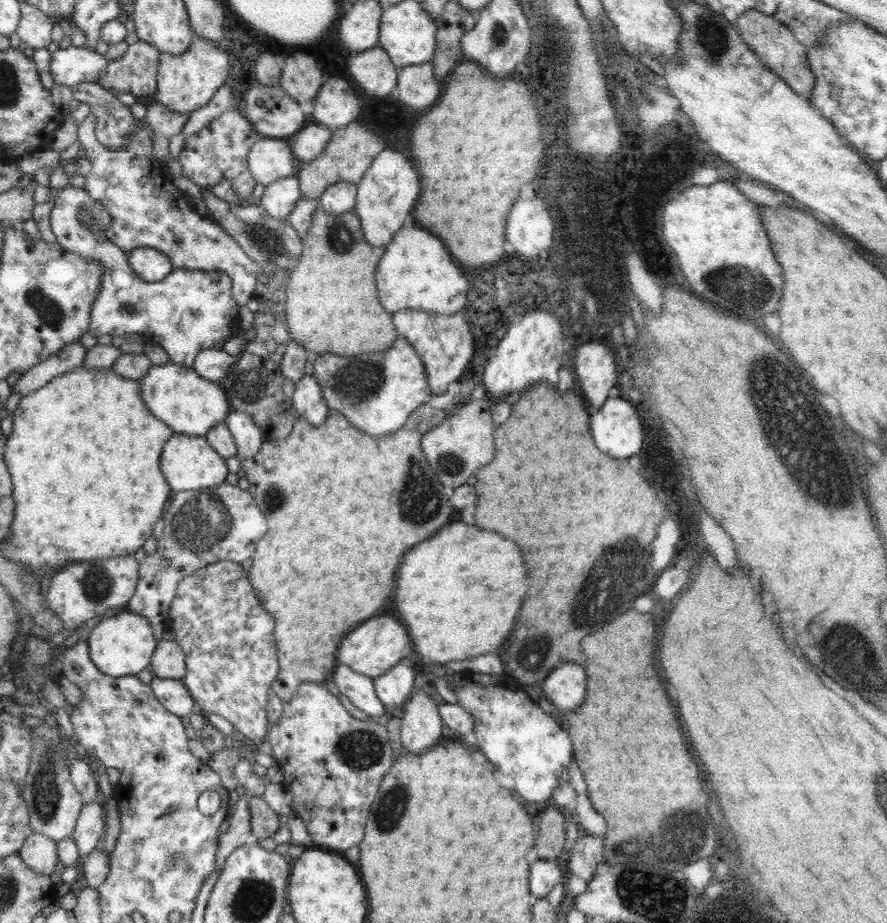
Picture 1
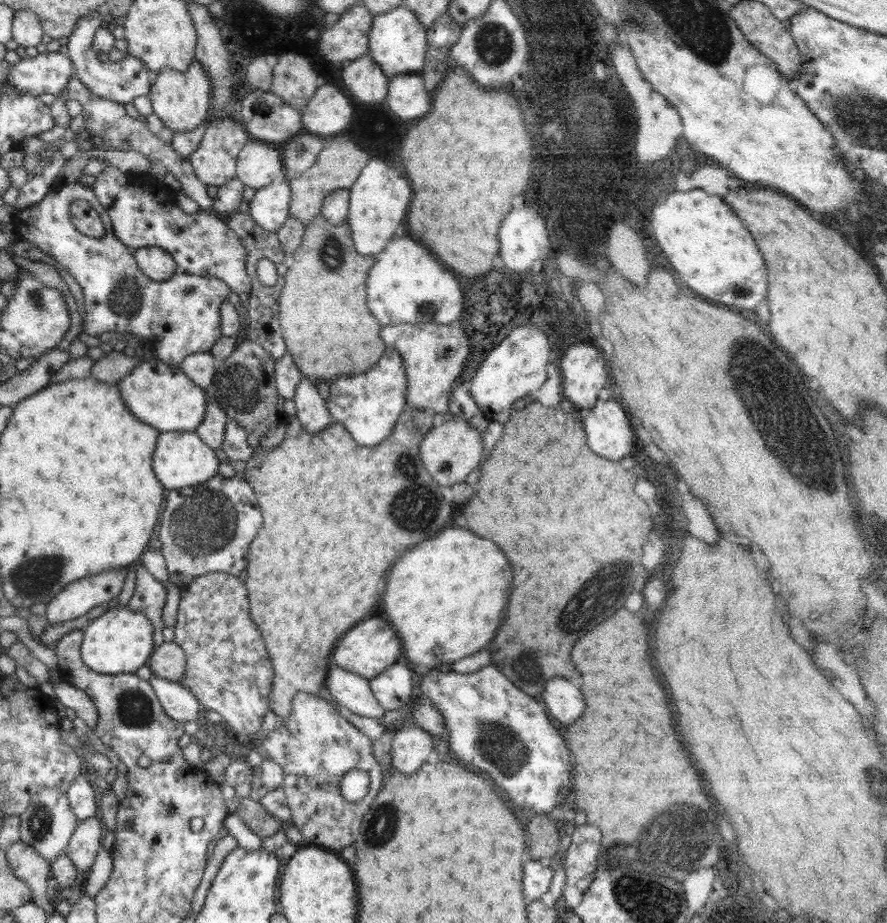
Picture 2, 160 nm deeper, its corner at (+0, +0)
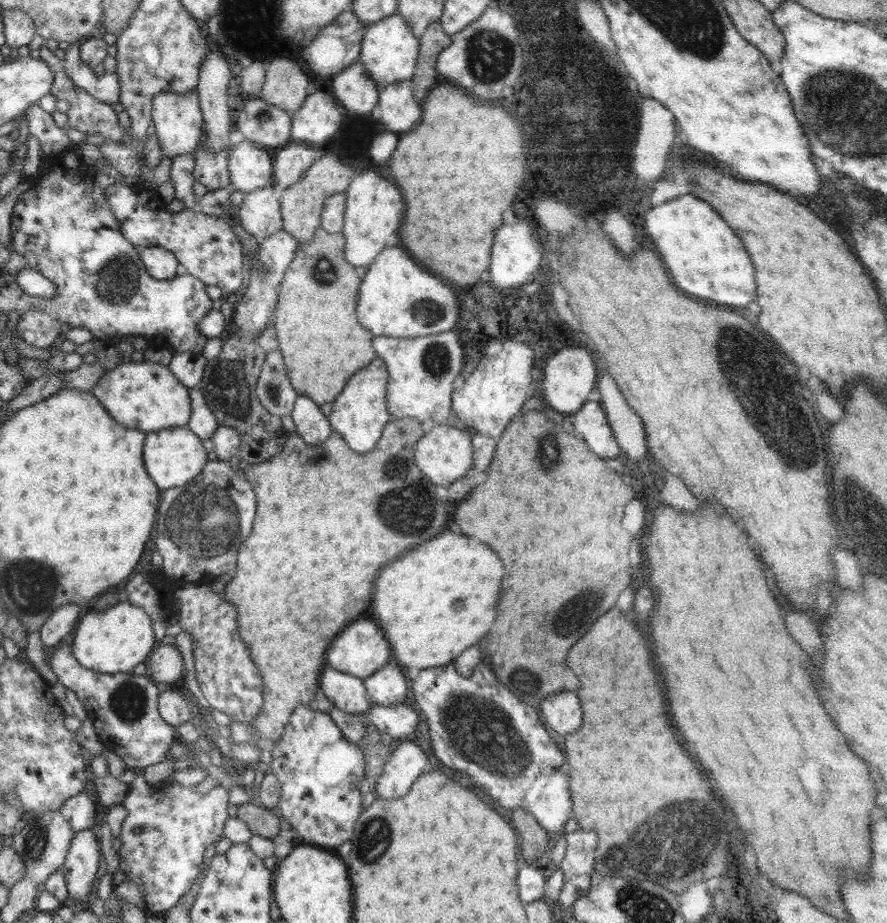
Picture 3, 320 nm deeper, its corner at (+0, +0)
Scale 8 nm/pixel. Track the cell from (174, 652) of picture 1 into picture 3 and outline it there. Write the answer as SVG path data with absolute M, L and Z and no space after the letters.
M171 641L159 643L146 658L148 677L161 687L176 682L184 672L184 663L178 647Z

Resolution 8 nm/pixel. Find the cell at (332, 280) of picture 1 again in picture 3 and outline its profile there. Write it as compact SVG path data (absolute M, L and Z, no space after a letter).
M321 226L316 229L312 240L300 243L295 258L288 265L279 284L275 319L272 322L276 329L277 348L283 356L292 388L299 395L309 396L318 406L333 402L342 392L347 380L376 358L376 351L372 346L375 336L359 323L356 314L358 291L367 267L352 266L344 258L344 253L344 235L341 232L330 234Z

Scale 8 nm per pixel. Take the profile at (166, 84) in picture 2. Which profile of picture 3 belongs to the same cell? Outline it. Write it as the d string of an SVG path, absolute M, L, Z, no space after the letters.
M197 88L186 94L176 94L169 90L157 94L152 100L151 121L163 157L173 159L180 154L193 154L202 144L200 138L204 126Z

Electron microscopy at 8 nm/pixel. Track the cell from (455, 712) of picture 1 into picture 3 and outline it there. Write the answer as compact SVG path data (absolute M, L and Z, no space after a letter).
M402 703L389 707L374 704L364 714L359 715L363 716L363 724L366 724L366 727L370 726L370 724L374 724L374 728L378 730L379 735L388 734L393 739L399 740L413 737L418 728L418 722L420 722L420 718L413 707L410 708L408 704Z

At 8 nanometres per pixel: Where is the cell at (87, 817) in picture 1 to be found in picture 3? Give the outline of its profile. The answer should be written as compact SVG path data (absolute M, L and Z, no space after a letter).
M92 829L75 832L71 840L66 862L61 870L66 878L66 888L70 904L88 901L96 882L98 866L100 866L100 840Z

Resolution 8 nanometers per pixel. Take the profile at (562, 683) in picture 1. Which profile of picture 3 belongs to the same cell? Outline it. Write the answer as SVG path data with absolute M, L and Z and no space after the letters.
M574 692L550 694L539 704L539 707L544 714L546 726L560 736L576 732L576 728L580 728L582 724L580 700Z

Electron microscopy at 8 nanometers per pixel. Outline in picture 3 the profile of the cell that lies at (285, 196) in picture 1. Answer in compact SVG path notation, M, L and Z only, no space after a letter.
M271 185L244 194L243 203L235 212L238 213L239 224L248 234L266 238L281 230L281 206L272 192Z

